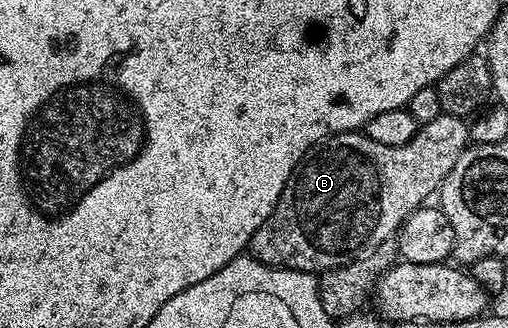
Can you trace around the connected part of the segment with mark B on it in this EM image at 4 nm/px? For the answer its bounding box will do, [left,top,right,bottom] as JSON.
[249,113,469,274]

